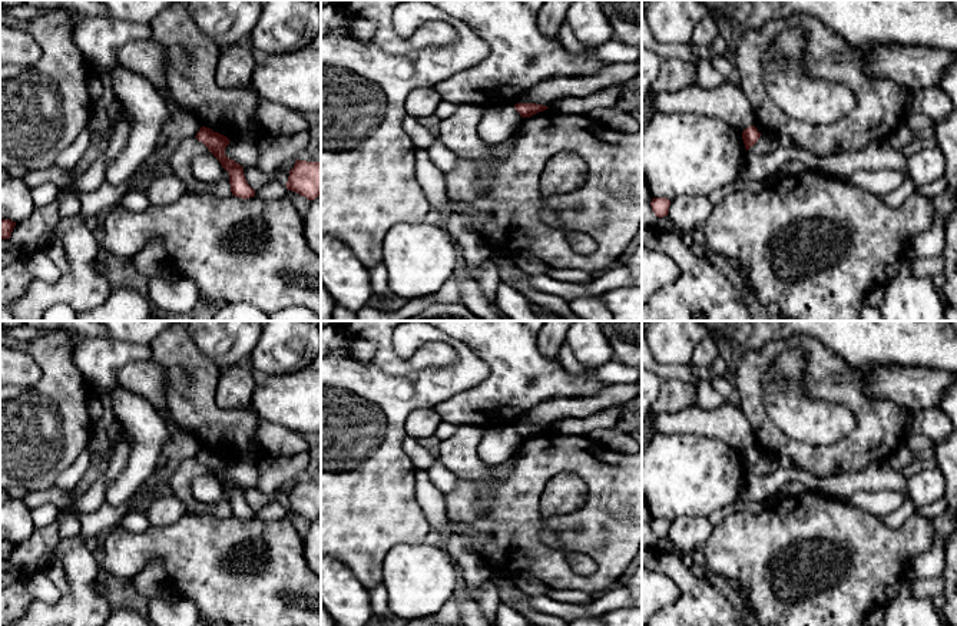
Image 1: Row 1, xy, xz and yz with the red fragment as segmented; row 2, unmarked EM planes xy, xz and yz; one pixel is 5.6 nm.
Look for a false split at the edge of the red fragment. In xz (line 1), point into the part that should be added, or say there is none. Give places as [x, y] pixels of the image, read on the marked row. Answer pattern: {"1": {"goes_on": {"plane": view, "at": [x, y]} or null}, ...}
{"1": {"goes_on": null}}

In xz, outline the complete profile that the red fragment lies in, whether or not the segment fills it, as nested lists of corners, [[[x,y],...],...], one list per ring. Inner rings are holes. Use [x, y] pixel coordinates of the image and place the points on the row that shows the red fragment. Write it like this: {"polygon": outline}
{"polygon": [[[517,103],[514,105],[514,107],[521,117],[530,117],[539,112],[549,109],[547,106],[536,105],[536,103]]]}

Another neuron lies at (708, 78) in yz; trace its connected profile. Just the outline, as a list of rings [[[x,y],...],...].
[[[699,60],[696,63],[696,79],[695,85],[711,90],[726,82],[726,77],[718,72],[711,60]]]

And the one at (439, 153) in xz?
[[[438,138],[427,149],[430,162],[443,172],[454,169],[458,156],[451,152]]]

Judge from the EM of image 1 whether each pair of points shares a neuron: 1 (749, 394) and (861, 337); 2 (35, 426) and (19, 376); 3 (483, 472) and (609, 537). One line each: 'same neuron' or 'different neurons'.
1: different neurons
2: different neurons
3: different neurons

